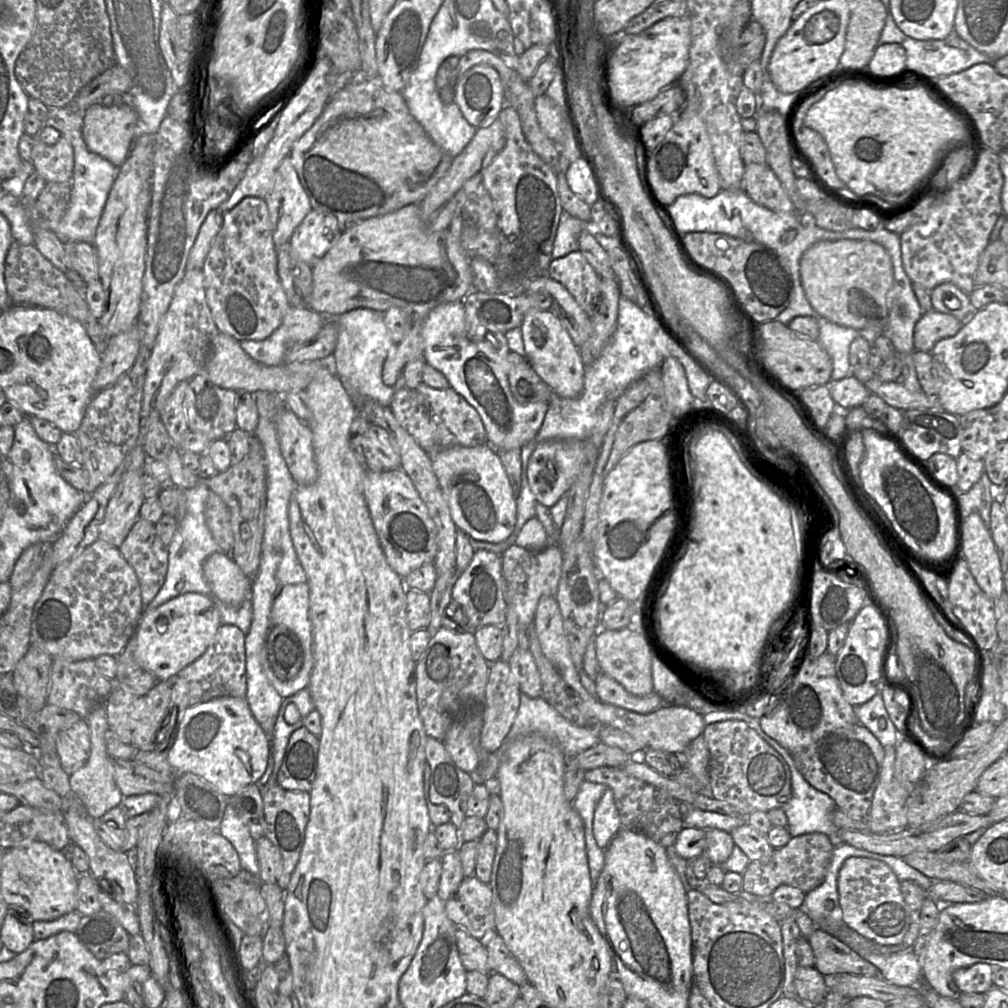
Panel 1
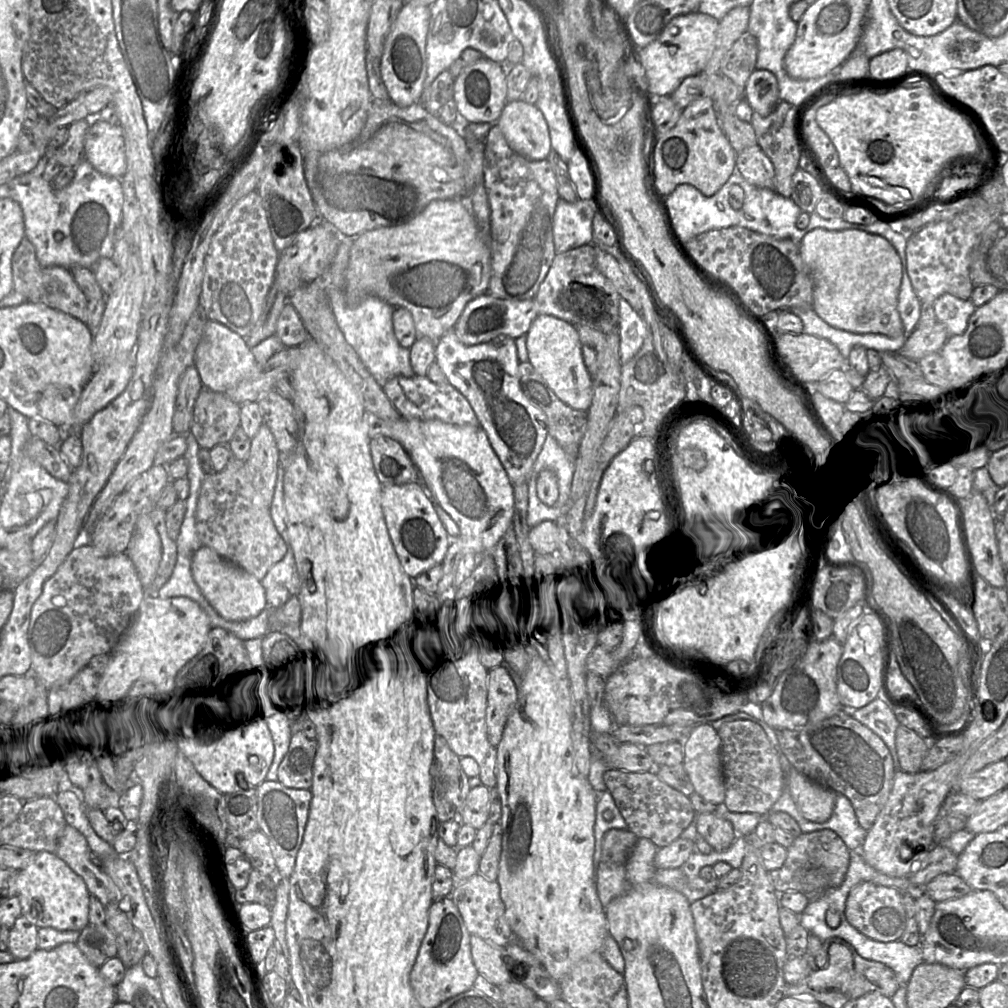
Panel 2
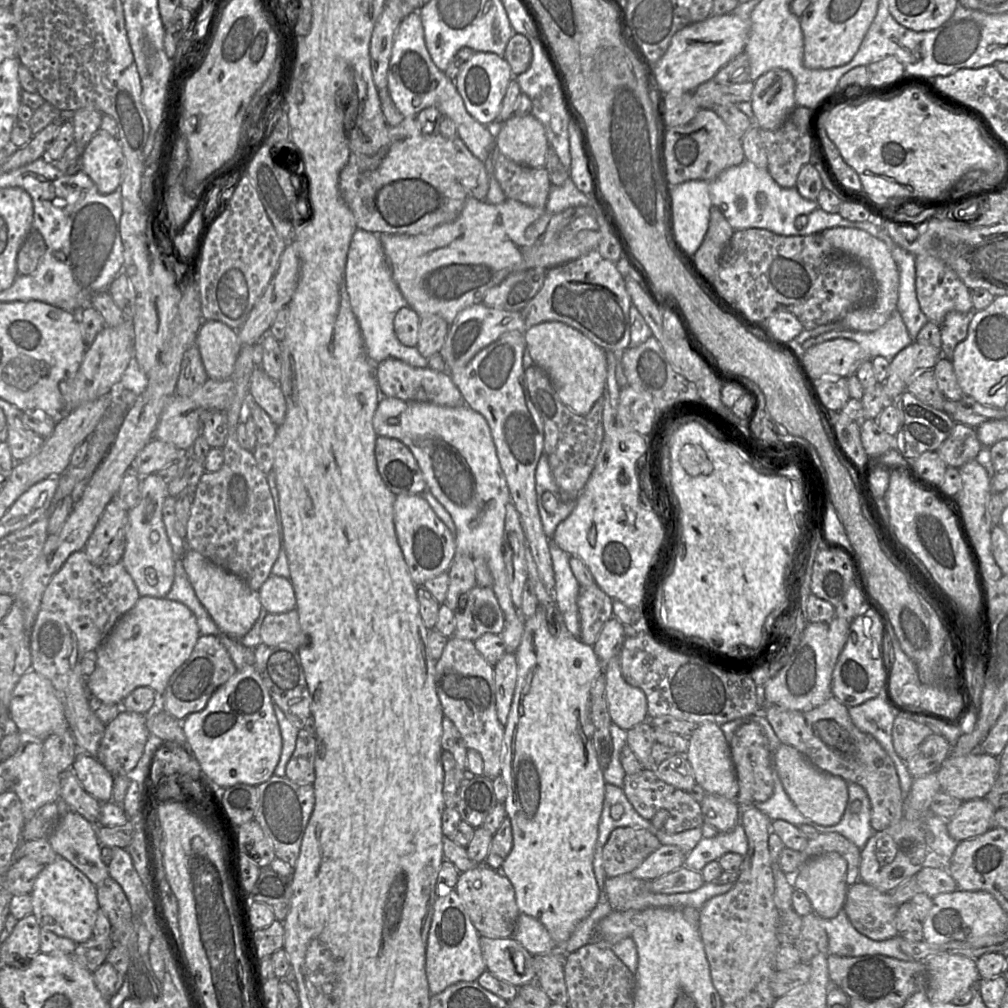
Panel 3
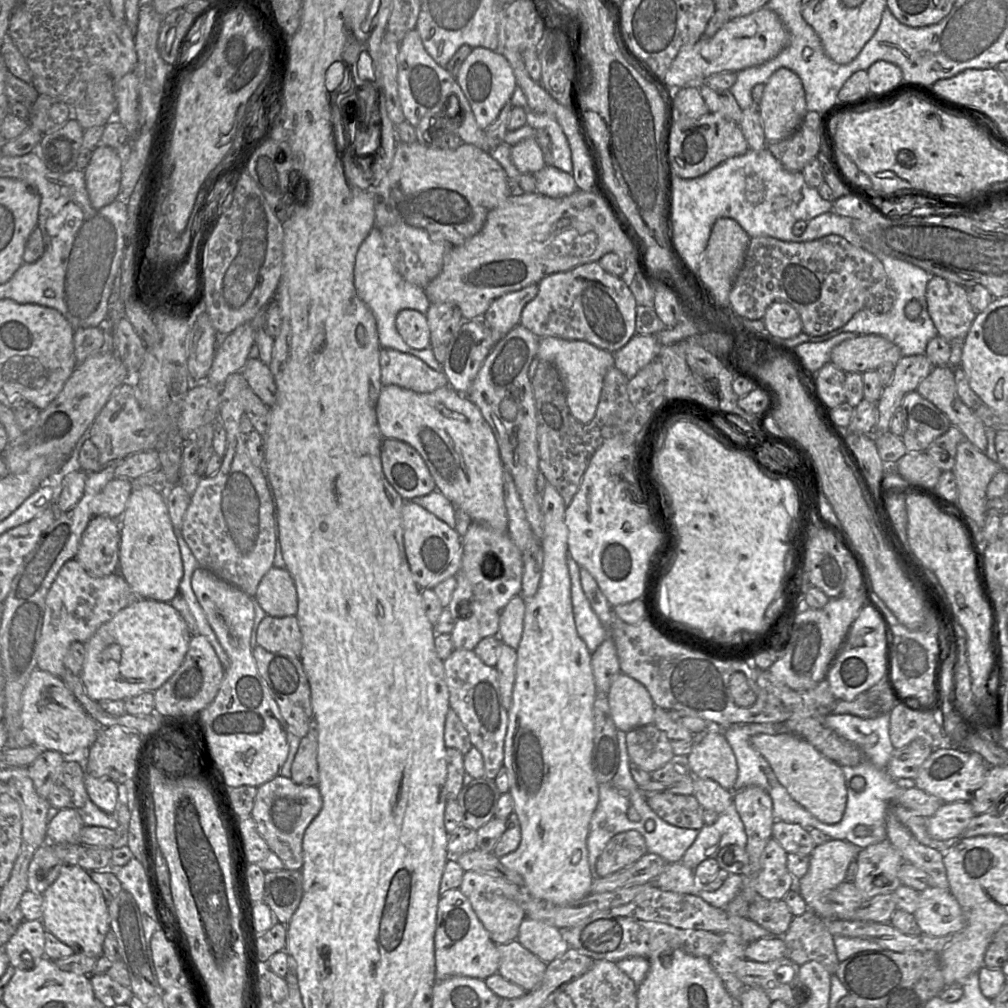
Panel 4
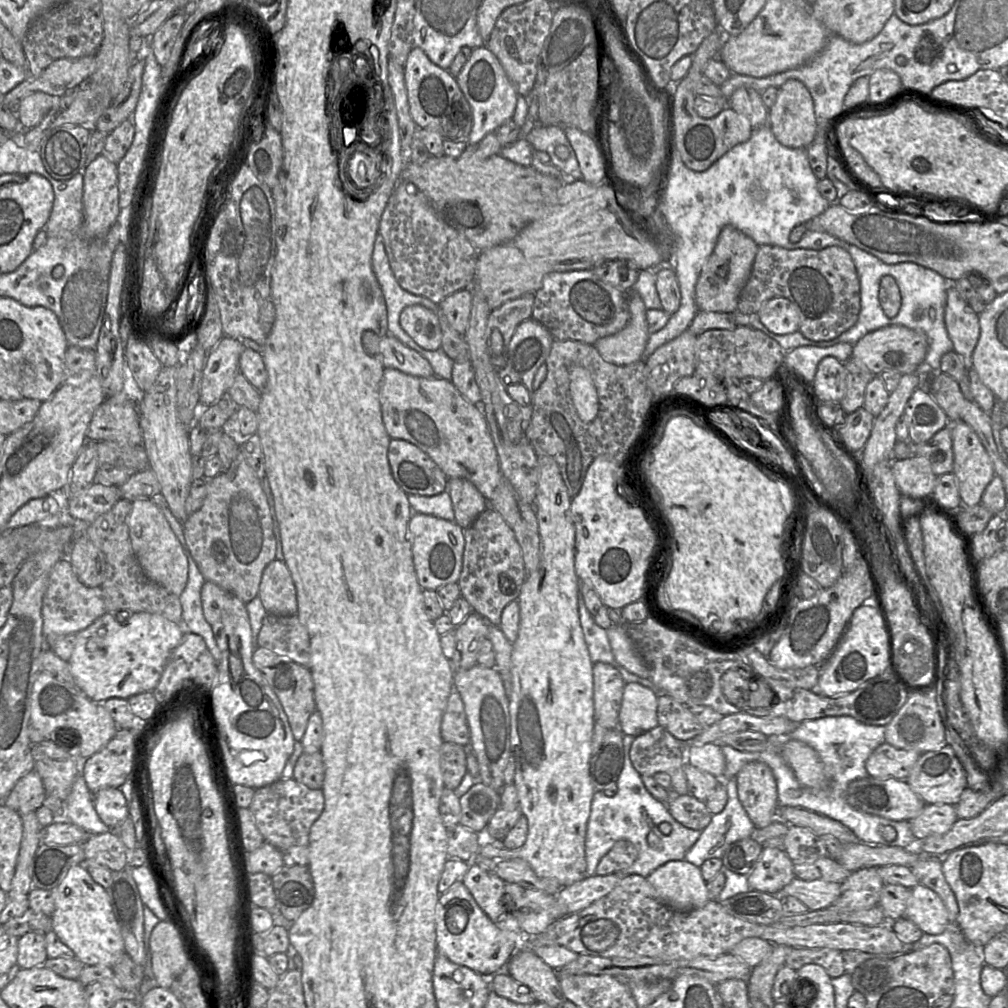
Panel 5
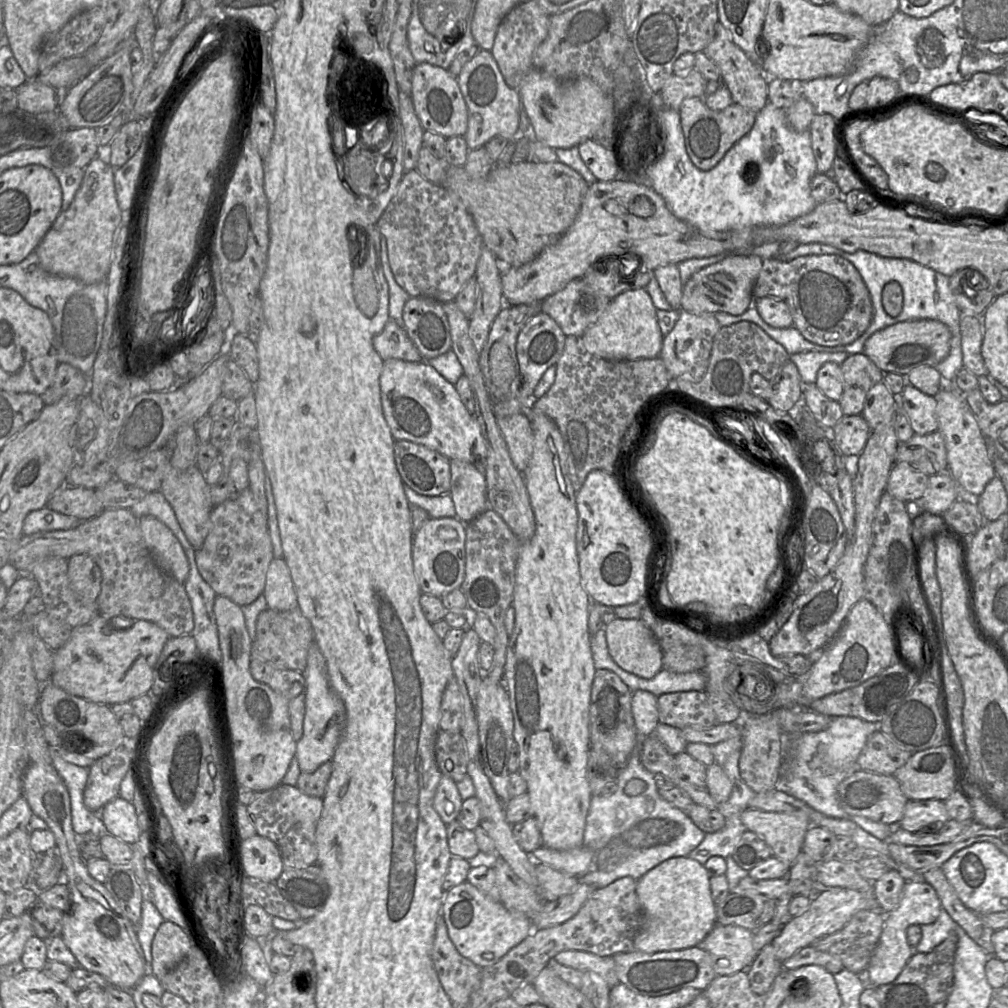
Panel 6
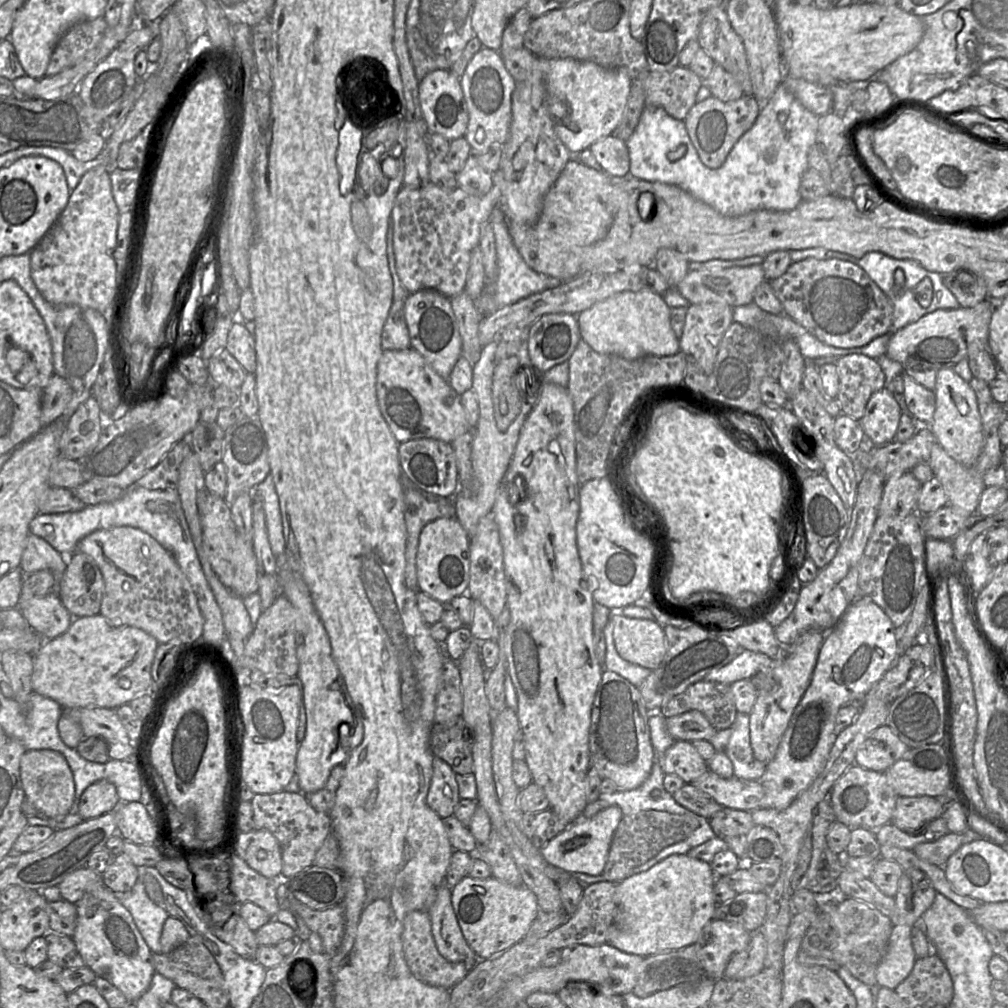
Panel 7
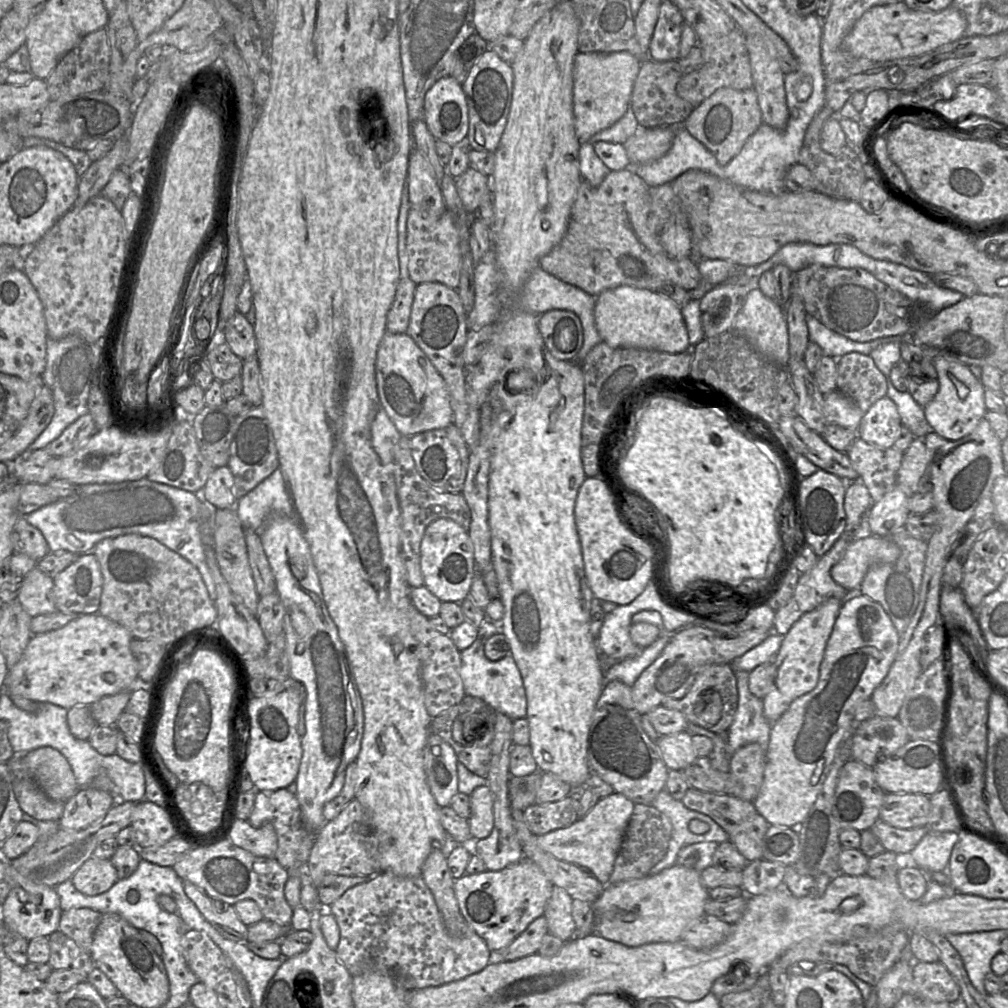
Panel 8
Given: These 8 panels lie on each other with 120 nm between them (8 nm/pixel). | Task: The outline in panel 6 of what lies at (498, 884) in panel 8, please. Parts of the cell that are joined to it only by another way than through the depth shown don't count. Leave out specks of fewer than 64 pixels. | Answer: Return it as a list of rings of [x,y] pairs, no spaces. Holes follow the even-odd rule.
[[[467,881],[445,893],[441,917],[458,952],[481,969],[497,963],[534,930],[528,916],[508,910],[502,902],[492,900]]]

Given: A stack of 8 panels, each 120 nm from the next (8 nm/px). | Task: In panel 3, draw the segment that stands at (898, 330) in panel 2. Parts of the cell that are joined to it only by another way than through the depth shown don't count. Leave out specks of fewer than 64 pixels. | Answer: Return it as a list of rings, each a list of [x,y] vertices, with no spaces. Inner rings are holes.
[[[833,227],[824,230],[821,235],[833,247],[867,267],[875,281],[873,300],[866,305],[851,309],[840,321],[843,329],[865,333],[879,329],[887,322],[893,311],[897,309],[898,301],[899,270],[889,248],[880,239],[857,228]]]

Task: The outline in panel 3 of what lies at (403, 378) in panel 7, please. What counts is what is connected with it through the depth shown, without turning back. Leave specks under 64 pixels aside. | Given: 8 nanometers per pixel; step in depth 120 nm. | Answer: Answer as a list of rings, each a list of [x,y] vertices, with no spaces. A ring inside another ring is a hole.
[[[382,396],[374,413],[373,427],[377,436],[398,439],[410,449],[422,471],[427,490],[444,506],[454,521],[456,554],[470,555],[472,558],[477,556],[485,558],[493,577],[492,589],[503,612],[505,622],[516,619],[518,609],[513,605],[511,599],[502,552],[506,505],[511,500],[510,492],[486,419],[466,404],[444,407]]]

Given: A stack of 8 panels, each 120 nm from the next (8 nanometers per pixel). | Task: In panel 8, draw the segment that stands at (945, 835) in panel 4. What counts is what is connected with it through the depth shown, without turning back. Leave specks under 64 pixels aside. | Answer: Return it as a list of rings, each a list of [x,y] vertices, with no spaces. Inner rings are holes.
[[[886,793],[879,819],[901,829],[927,825],[931,813],[929,796],[923,794]]]

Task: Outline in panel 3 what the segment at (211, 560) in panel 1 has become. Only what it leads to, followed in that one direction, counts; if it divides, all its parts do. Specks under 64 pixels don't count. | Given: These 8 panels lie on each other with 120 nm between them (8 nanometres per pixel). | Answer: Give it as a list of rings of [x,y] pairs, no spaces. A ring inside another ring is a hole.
[[[194,549],[186,552],[183,567],[196,596],[219,629],[235,640],[246,635],[256,623],[262,609],[259,592],[252,590],[239,576],[216,565]]]

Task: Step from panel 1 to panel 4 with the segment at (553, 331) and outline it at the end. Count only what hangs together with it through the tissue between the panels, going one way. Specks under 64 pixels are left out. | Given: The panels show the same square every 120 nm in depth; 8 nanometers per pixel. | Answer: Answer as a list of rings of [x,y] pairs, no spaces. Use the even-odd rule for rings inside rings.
[[[547,336],[539,338],[536,358],[551,363],[558,370],[566,389],[567,404],[574,418],[582,424],[591,422],[599,403],[604,377],[614,366],[613,353],[586,341]]]

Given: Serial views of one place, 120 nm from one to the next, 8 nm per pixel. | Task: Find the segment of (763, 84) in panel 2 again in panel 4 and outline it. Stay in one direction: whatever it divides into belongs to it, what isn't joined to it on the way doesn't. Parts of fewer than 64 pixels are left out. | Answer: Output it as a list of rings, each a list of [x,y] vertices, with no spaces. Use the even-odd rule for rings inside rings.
[[[780,68],[771,75],[765,83],[760,102],[755,105],[768,143],[776,143],[794,134],[808,112],[802,81],[796,73],[787,68]]]

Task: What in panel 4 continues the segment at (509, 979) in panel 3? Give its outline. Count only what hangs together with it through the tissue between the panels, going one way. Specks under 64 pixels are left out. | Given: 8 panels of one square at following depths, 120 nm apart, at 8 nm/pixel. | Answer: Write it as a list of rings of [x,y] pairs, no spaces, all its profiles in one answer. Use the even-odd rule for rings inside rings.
[[[518,940],[498,944],[497,948],[500,954],[497,973],[526,992],[533,991],[541,984],[548,963],[526,949]]]

